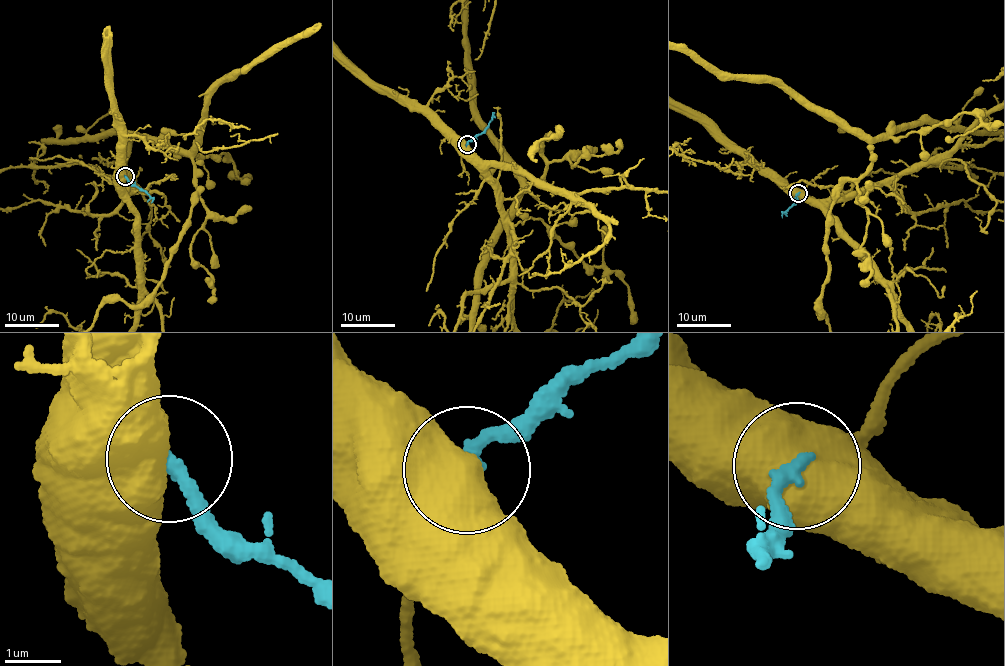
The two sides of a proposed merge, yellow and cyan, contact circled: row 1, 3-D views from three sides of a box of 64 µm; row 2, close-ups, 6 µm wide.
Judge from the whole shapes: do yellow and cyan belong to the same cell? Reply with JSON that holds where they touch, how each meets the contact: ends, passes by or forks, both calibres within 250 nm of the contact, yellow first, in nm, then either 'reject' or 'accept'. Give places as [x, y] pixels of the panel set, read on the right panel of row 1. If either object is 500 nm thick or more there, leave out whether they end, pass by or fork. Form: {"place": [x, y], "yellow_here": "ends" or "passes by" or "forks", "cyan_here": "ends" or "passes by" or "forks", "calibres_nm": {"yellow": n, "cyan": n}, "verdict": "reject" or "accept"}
{"place": [798, 193], "calibres_nm": {"yellow": 750, "cyan": 280}, "verdict": "reject"}

